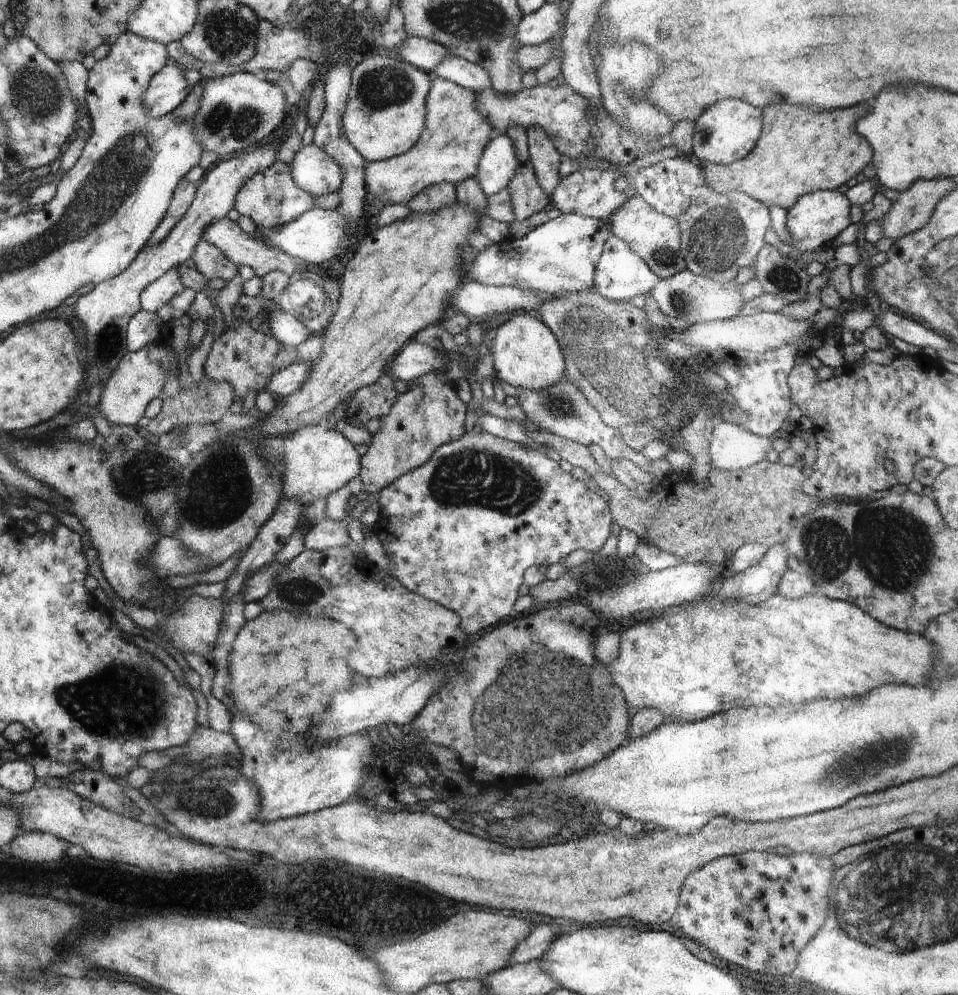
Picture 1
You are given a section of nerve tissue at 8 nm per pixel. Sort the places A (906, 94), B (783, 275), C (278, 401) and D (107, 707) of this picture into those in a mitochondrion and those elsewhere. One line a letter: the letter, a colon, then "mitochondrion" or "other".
A: other
B: mitochondrion
C: other
D: mitochondrion

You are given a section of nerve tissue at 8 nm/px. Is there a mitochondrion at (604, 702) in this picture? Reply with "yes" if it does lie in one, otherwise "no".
yes

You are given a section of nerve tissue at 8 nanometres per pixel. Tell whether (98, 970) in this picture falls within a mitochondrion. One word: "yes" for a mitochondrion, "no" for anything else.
no

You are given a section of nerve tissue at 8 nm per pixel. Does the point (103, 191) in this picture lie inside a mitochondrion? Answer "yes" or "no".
yes

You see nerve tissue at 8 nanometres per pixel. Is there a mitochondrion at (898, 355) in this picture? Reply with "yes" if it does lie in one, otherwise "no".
no

